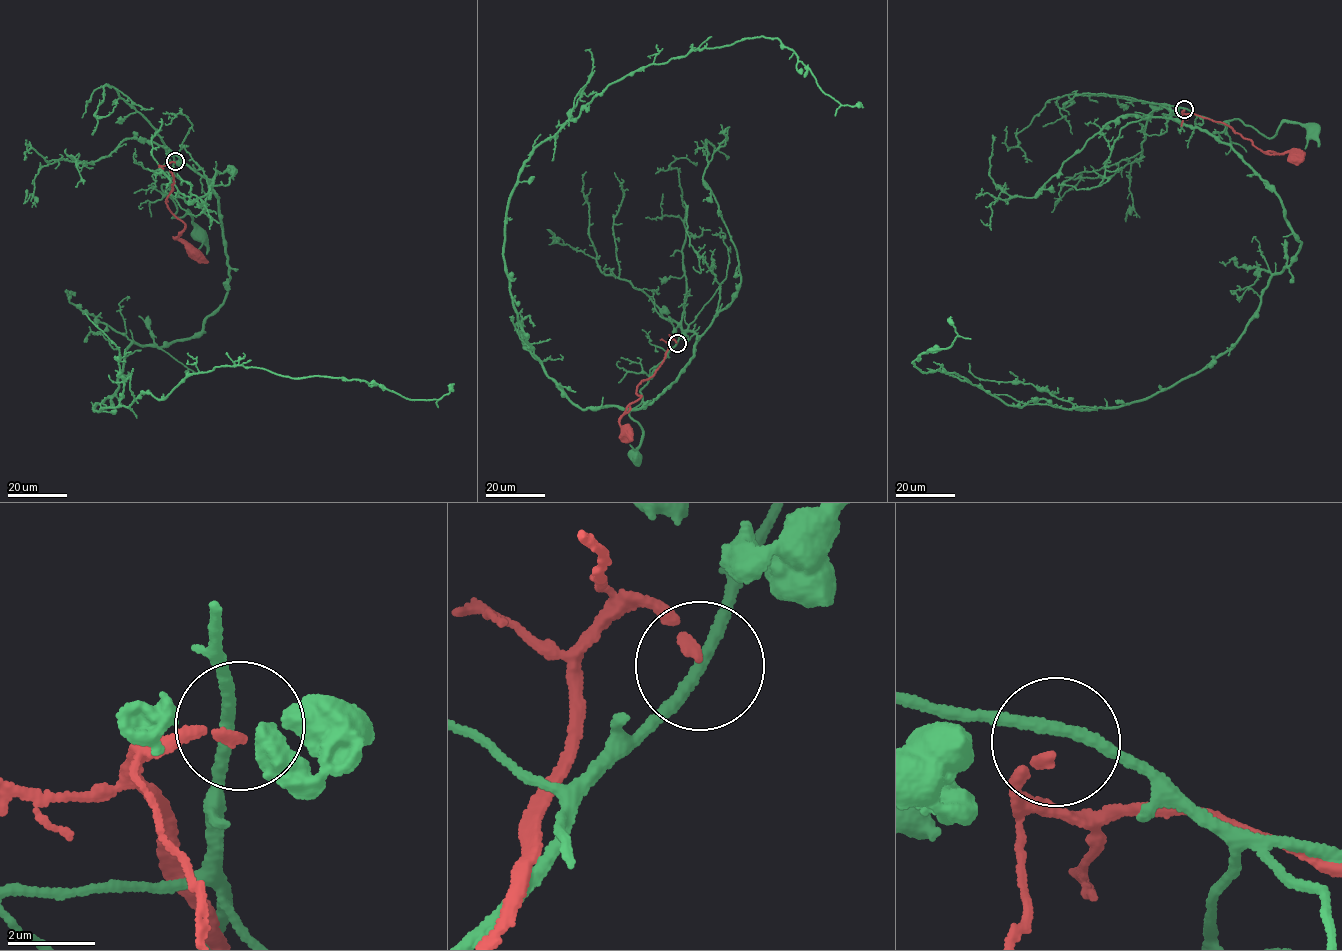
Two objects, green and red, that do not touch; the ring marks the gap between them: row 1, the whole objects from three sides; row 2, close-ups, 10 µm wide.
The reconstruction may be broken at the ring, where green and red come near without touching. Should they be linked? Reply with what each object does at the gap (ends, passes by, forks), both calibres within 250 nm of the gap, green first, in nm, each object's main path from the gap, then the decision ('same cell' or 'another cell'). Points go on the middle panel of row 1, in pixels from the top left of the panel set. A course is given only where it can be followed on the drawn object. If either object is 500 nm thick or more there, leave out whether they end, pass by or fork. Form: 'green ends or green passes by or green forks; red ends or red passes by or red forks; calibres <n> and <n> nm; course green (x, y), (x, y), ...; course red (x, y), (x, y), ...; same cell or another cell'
green passes by; red ends; calibres 280 and 220 nm; course green (677, 343), (655, 368), (639, 391), (641, 403), (632, 410), (629, 416), (642, 431), (642, 440), (633, 456); course red (676, 343), (672, 340), (668, 344), (655, 374), (638, 385), (635, 392), (641, 396), (619, 422), (625, 436); another cell

